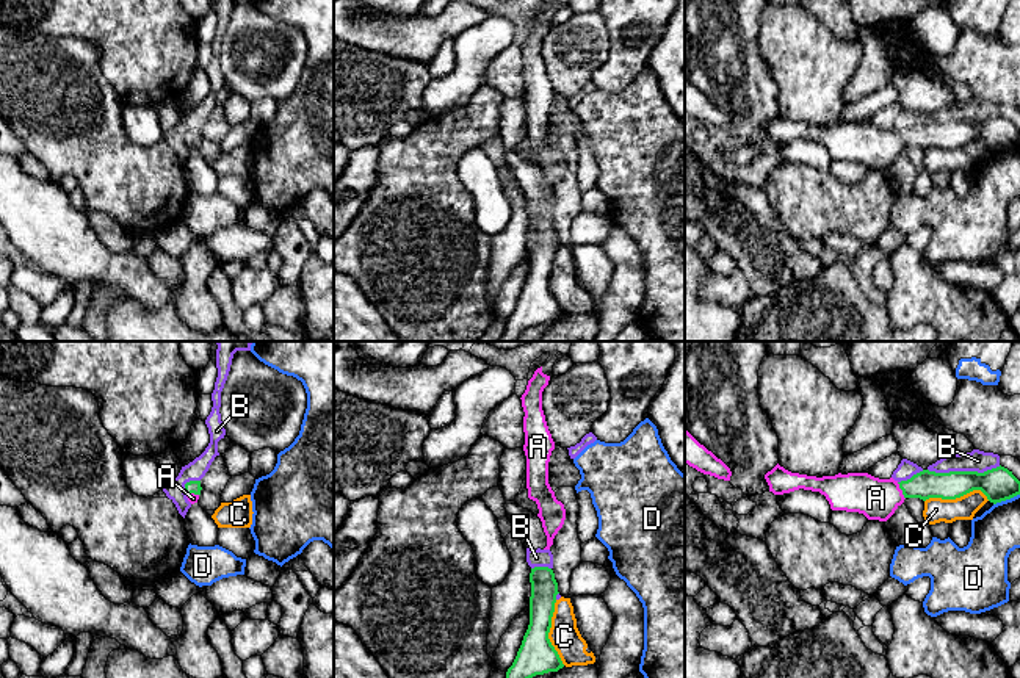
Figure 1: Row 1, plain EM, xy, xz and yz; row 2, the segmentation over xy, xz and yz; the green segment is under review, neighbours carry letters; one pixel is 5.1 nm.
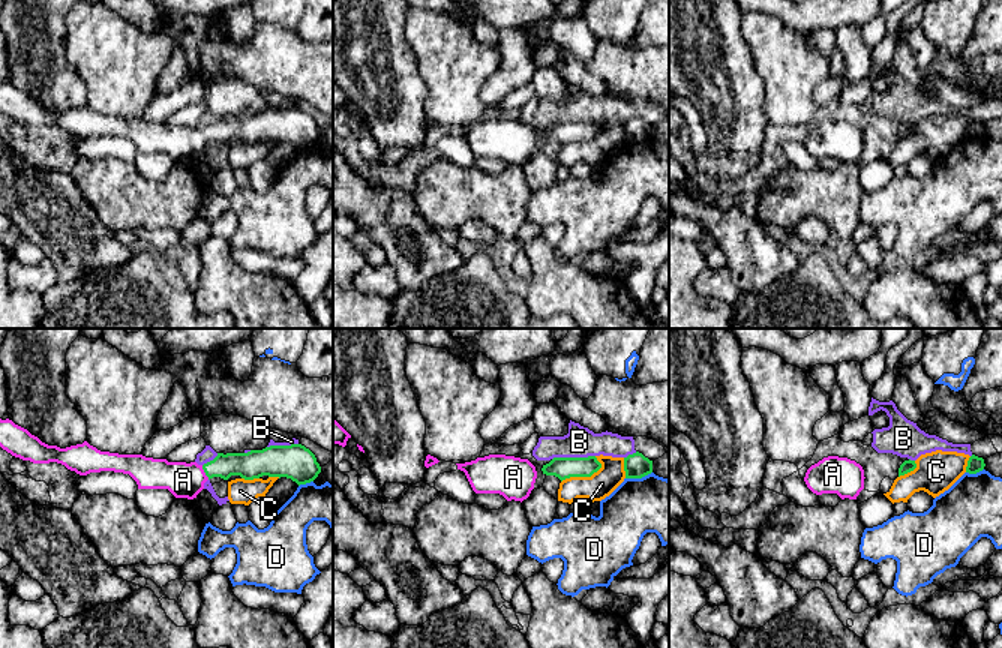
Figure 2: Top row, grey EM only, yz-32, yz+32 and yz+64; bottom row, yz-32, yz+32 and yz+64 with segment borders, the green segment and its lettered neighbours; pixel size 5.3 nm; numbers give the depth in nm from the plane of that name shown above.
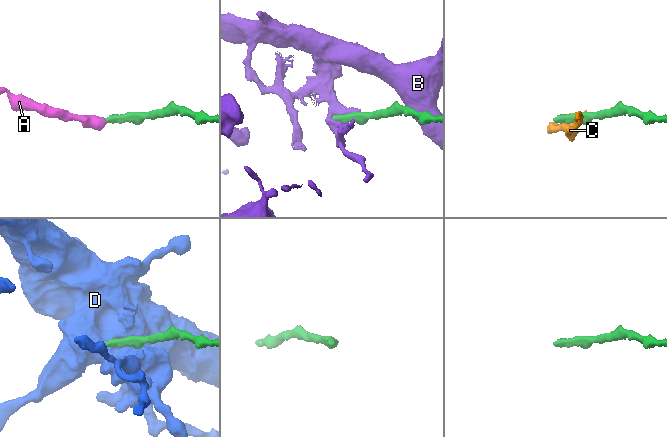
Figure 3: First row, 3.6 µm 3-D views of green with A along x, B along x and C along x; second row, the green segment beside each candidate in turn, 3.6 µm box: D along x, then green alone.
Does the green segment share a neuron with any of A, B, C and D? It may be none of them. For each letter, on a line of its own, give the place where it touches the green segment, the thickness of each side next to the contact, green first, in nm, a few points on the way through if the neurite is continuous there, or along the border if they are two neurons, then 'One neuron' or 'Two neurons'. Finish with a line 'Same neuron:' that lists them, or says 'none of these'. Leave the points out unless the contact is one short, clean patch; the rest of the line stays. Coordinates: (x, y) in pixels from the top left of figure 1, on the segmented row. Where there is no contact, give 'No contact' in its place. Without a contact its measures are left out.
A: Touches green at yz (901, 489). Thickness 150 nm (green) against 220 nm. Path across: yz (926, 484), (901, 489), (876, 498). One neuron
B: Touches green at yz (964, 472). Thickness 180 nm (green) against 110 nm. Two neurons
C: Touches green at yz (956, 497). Thickness 180 nm (green) against 130 nm. Boundary: yz (989, 500), (980, 490), (970, 490), (954, 498), (925, 501). Two neurons
D: Touches green at yz (1006, 498). Thickness 180 nm (green) against 240 nm. Boundary: yz (1019, 494), (994, 504). Two neurons
Same neuron: A

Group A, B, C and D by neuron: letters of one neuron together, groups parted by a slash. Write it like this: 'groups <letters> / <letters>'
groups A / B / C / D

